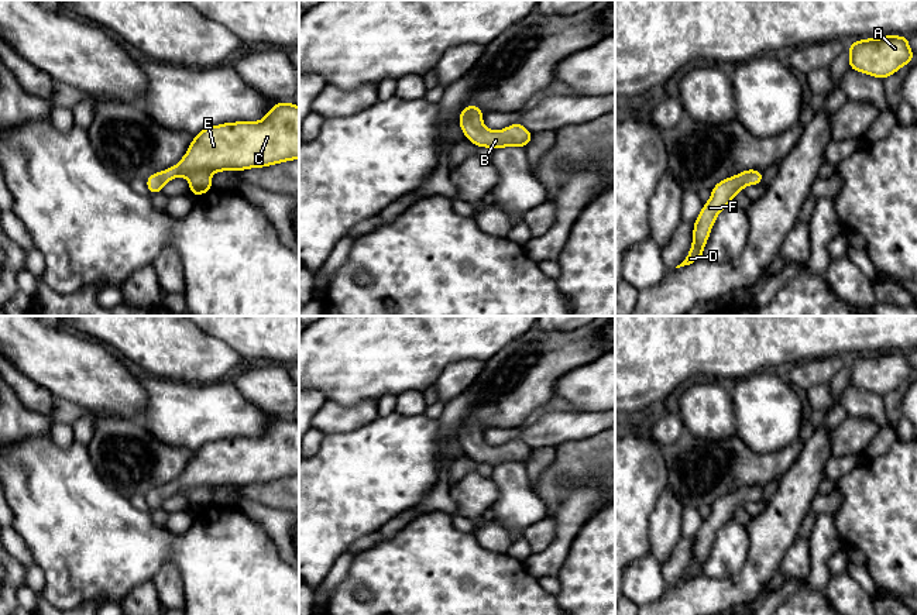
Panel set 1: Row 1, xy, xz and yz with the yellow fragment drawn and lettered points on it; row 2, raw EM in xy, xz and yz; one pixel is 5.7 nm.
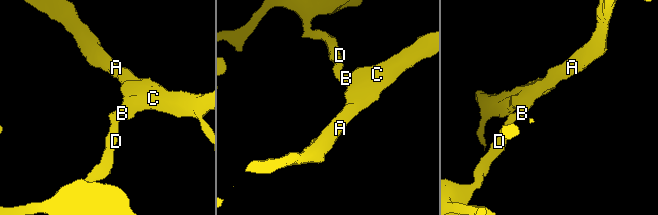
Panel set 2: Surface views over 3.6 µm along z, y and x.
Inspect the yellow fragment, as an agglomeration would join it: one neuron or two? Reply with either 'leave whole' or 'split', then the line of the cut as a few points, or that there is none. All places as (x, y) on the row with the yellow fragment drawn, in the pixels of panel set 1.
leave whole | no cut

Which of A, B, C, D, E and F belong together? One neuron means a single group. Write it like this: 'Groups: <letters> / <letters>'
Groups: A B C D E F

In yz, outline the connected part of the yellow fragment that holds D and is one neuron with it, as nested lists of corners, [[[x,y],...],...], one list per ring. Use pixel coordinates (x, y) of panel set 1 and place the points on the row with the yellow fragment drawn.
[[[745,169],[735,176],[719,181],[711,189],[711,197],[704,203],[700,214],[694,220],[693,244],[686,260],[676,268],[690,265],[703,260],[703,250],[708,241],[711,229],[717,220],[717,216],[732,203],[734,196],[742,192],[746,185],[760,185],[763,181],[763,172],[758,169]]]

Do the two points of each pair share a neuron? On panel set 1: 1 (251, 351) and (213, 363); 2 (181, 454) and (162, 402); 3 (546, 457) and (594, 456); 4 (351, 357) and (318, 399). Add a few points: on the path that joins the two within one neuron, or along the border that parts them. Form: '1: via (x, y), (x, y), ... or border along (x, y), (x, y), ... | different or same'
1: border along (210, 336), (225, 342), (244, 363) | different
2: border along (150, 430), (171, 446), (184, 446), (193, 452) | different
3: border along (556, 447), (553, 461), (541, 474), (535, 485) | different
4: border along (313, 388), (320, 391), (328, 401) | different

